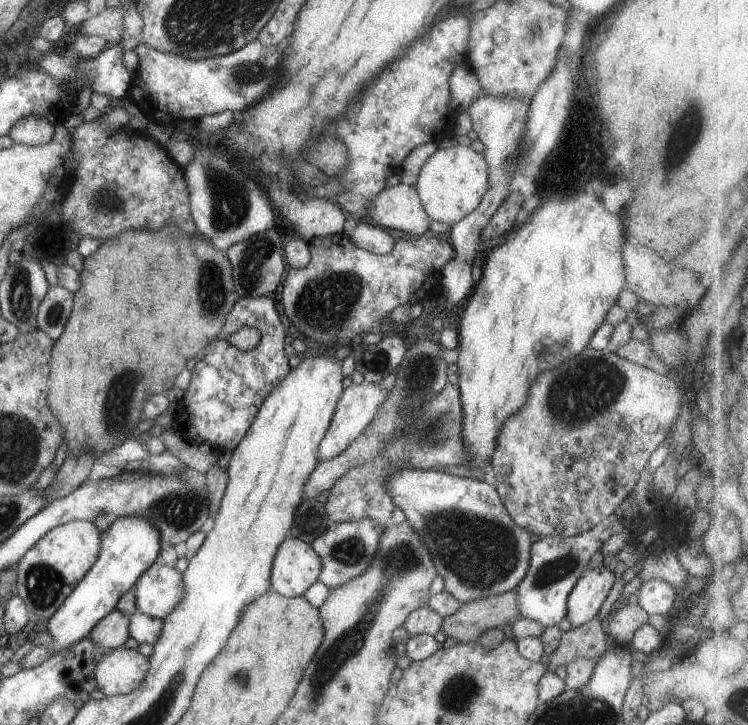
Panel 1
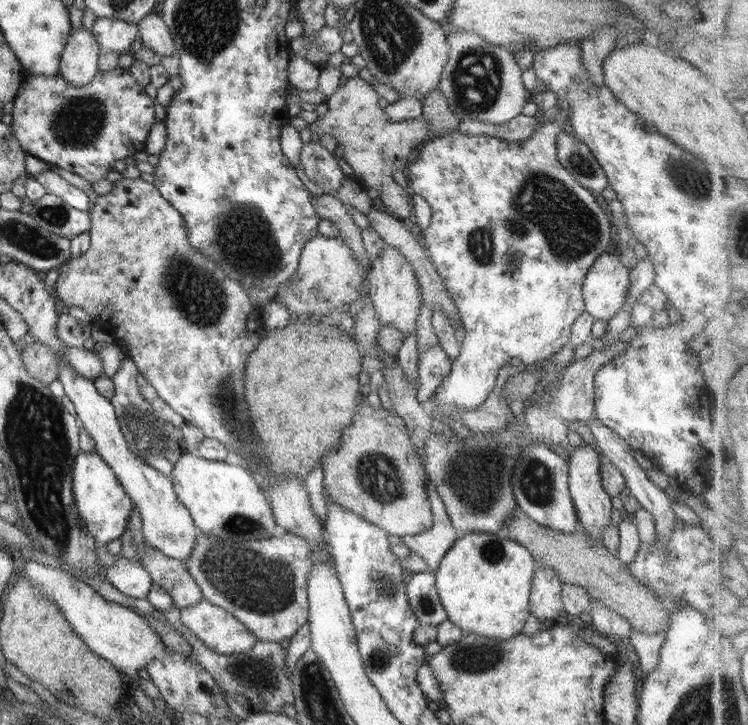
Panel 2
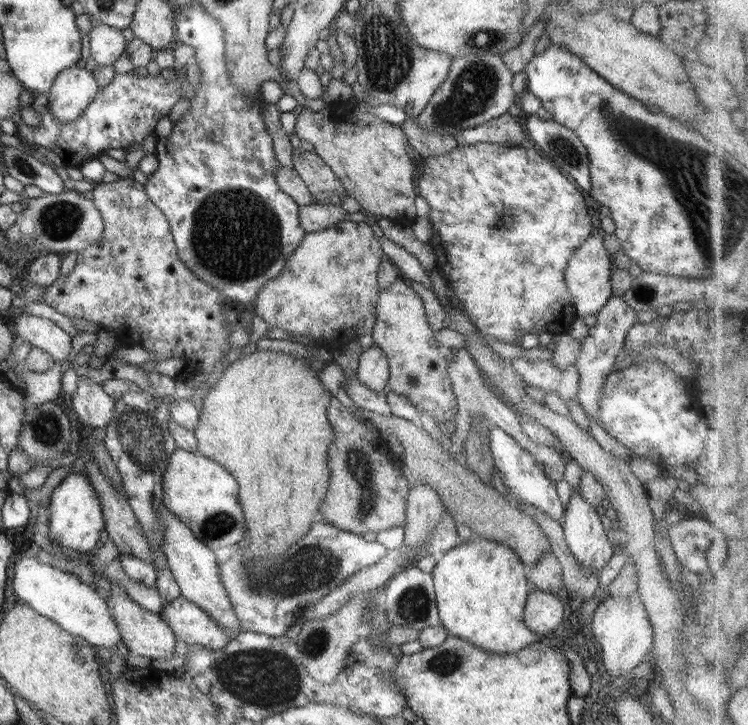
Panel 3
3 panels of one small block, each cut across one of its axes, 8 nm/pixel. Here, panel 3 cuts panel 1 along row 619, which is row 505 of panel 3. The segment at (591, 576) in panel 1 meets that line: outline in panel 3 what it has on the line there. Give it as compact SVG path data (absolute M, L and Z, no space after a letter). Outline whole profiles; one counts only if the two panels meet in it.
M574 487L574 493L568 500L568 507L564 511L561 526L565 542L571 550L572 555L585 567L600 572L607 566L610 558L618 550L618 543L612 538L611 533L604 530L604 524L600 520L600 514L596 508L592 507L582 493L578 491L578 487Z

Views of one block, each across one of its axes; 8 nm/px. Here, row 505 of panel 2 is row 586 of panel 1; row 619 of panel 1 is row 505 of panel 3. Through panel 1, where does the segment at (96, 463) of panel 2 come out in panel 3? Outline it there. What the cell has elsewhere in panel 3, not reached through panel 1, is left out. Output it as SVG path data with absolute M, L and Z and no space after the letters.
M70 473L53 490L49 499L49 542L62 545L62 549L72 549L89 553L101 542L104 535L104 513L102 501L88 477L84 473Z

